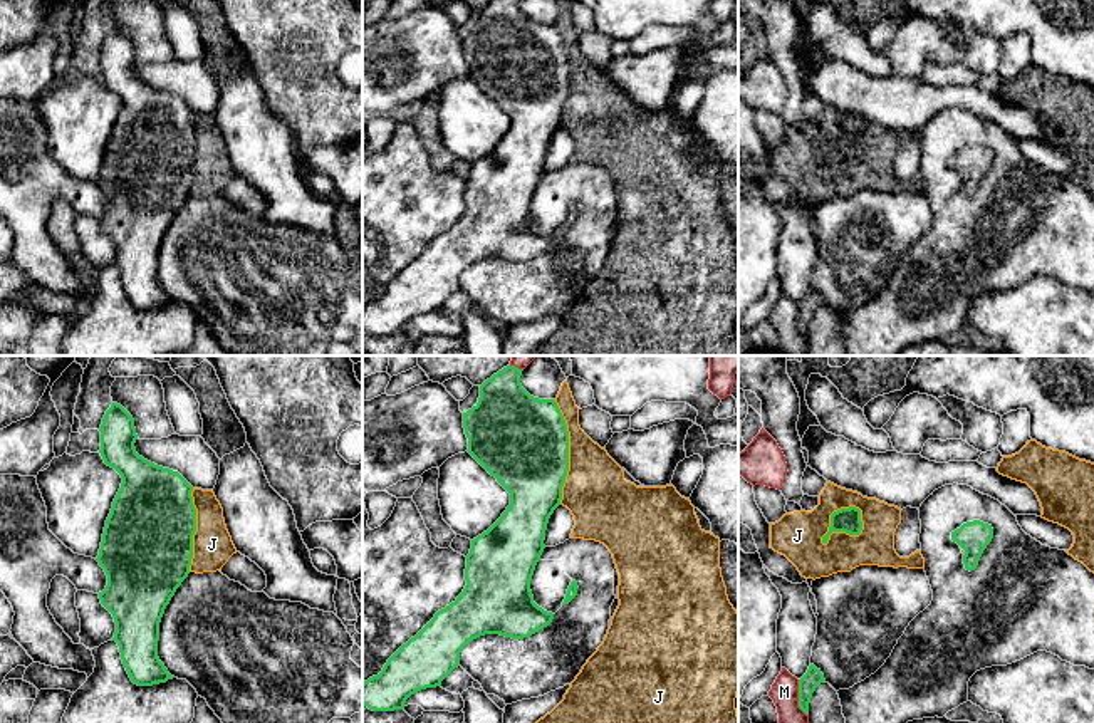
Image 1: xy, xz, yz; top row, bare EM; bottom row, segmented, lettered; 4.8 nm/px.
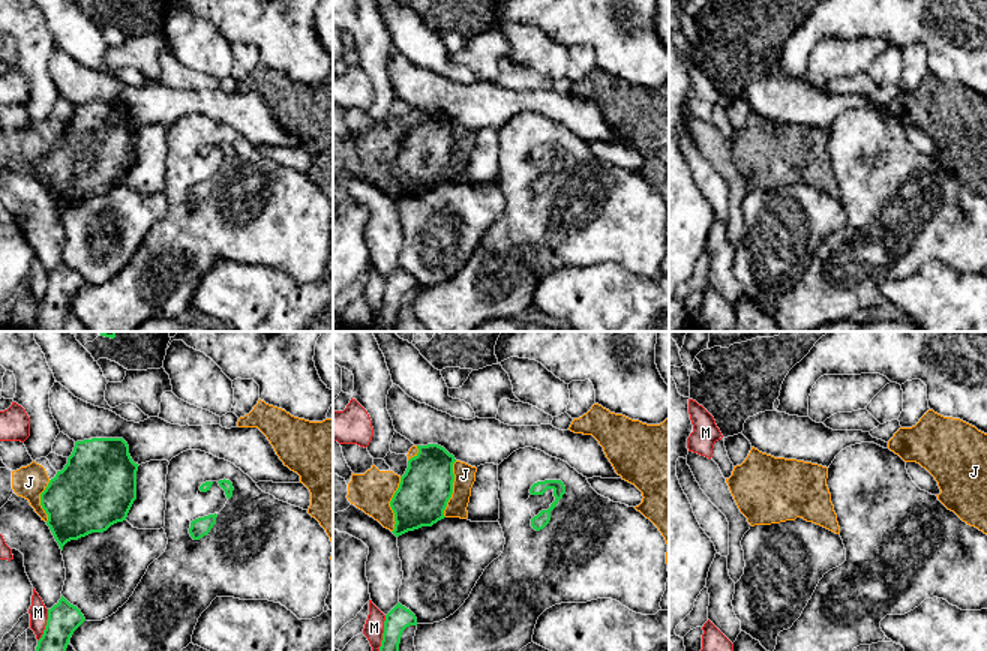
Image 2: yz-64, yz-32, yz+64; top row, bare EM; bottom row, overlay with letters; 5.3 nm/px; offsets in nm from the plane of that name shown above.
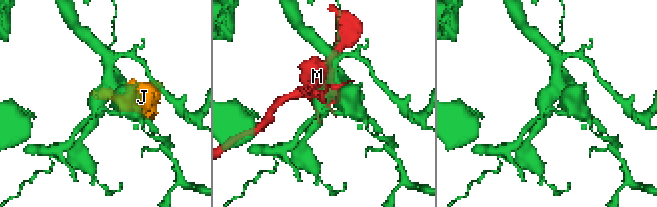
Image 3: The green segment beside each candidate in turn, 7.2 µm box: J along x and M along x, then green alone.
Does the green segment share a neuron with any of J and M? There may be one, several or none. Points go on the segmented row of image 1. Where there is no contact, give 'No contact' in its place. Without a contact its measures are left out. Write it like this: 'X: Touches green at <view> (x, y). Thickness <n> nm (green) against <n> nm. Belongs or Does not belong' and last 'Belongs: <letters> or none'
J: Touches green at yz (833, 514). Thickness 120 nm (green) against 220 nm. Does not belong
M: Touches green at yz (799, 698). Thickness 90 nm (green) against 130 nm. Does not belong
Belongs: none

